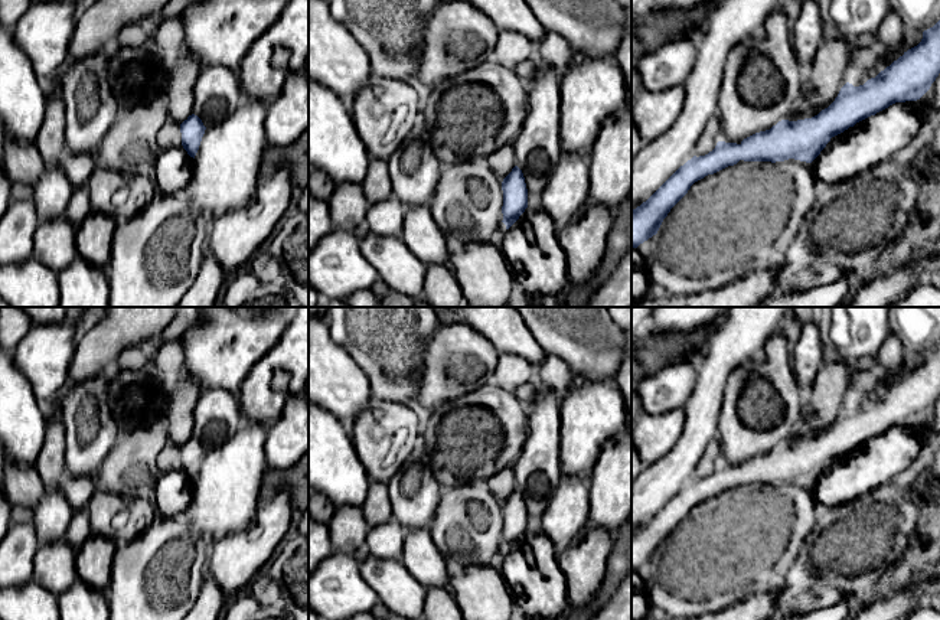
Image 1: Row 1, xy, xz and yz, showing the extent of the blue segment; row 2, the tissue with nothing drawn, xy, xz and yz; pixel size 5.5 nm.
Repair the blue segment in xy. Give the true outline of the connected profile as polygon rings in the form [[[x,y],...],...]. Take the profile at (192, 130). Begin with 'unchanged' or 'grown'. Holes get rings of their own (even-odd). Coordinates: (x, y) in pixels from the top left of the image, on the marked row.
unchanged | [[[192,114],[180,124],[182,146],[195,159],[206,127],[202,120]]]

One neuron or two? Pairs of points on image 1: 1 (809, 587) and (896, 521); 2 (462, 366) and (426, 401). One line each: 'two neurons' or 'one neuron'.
1: one neuron
2: one neuron

